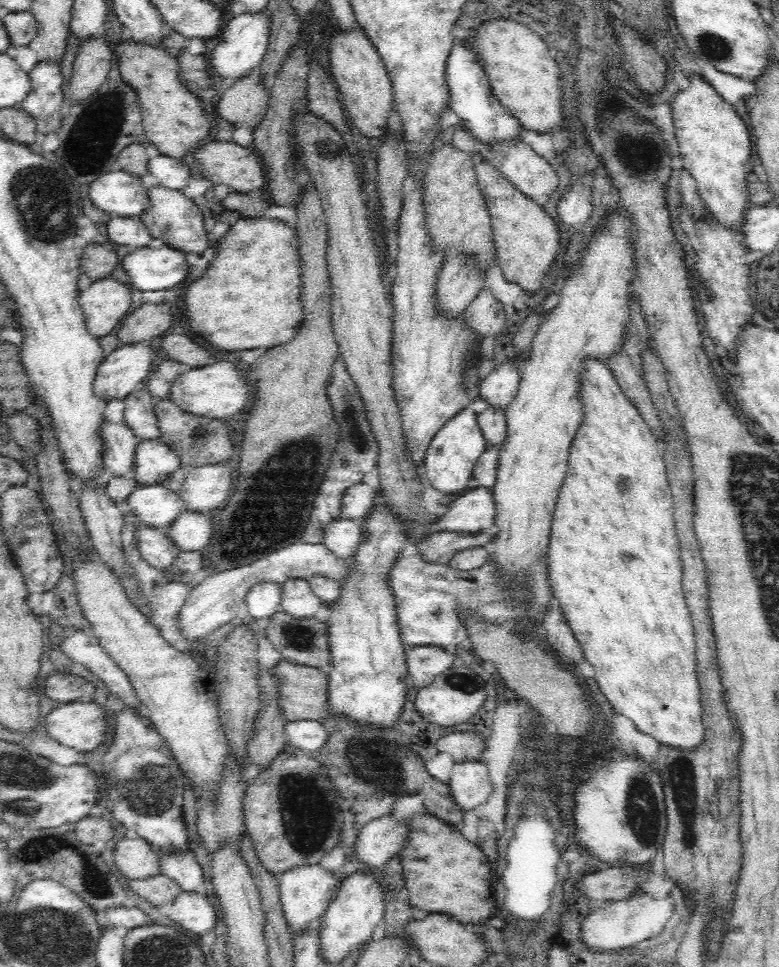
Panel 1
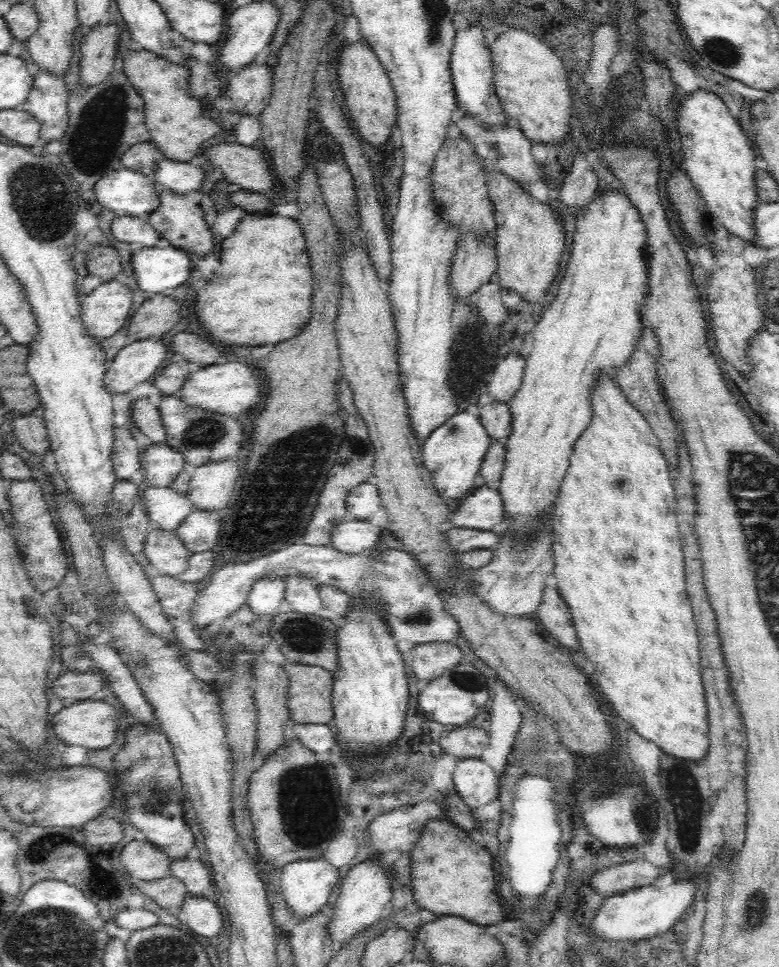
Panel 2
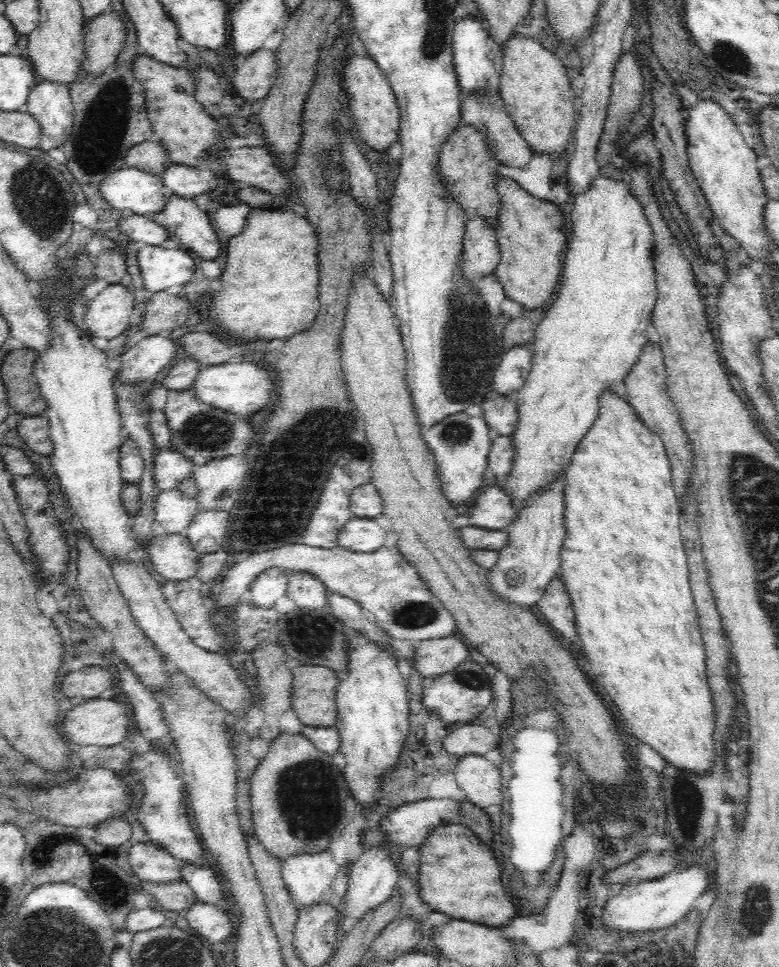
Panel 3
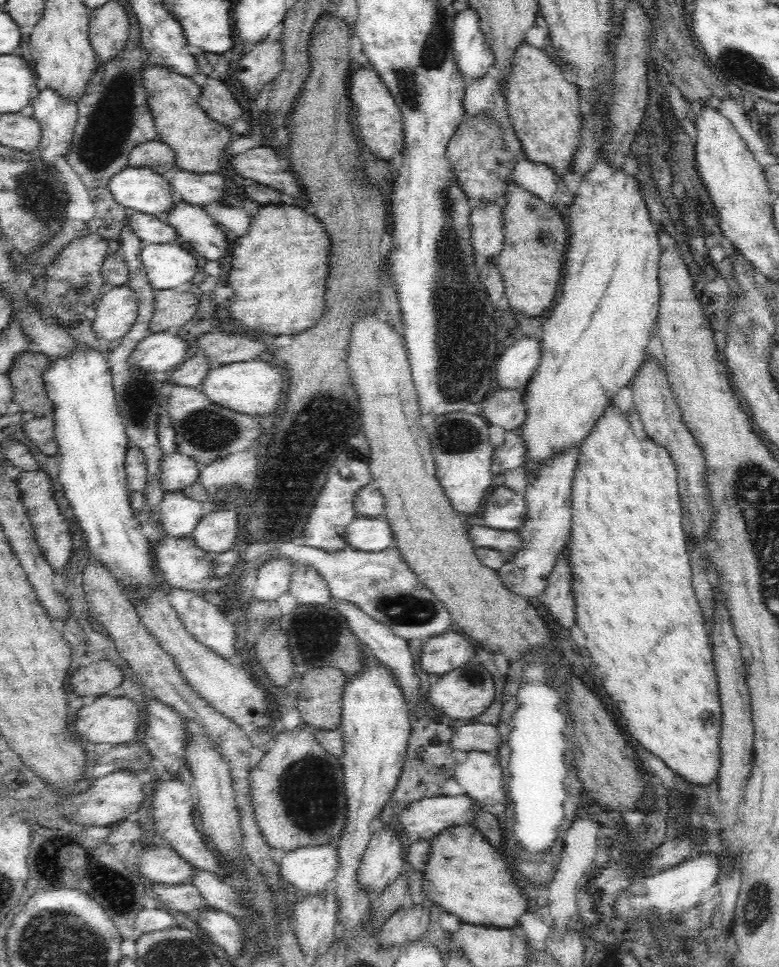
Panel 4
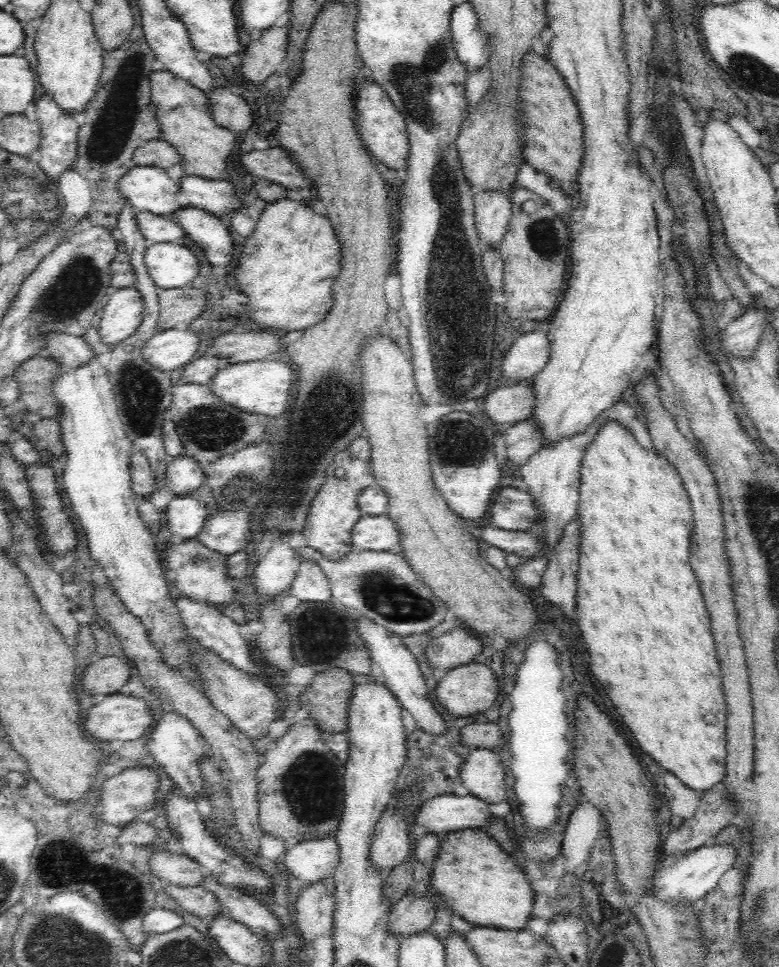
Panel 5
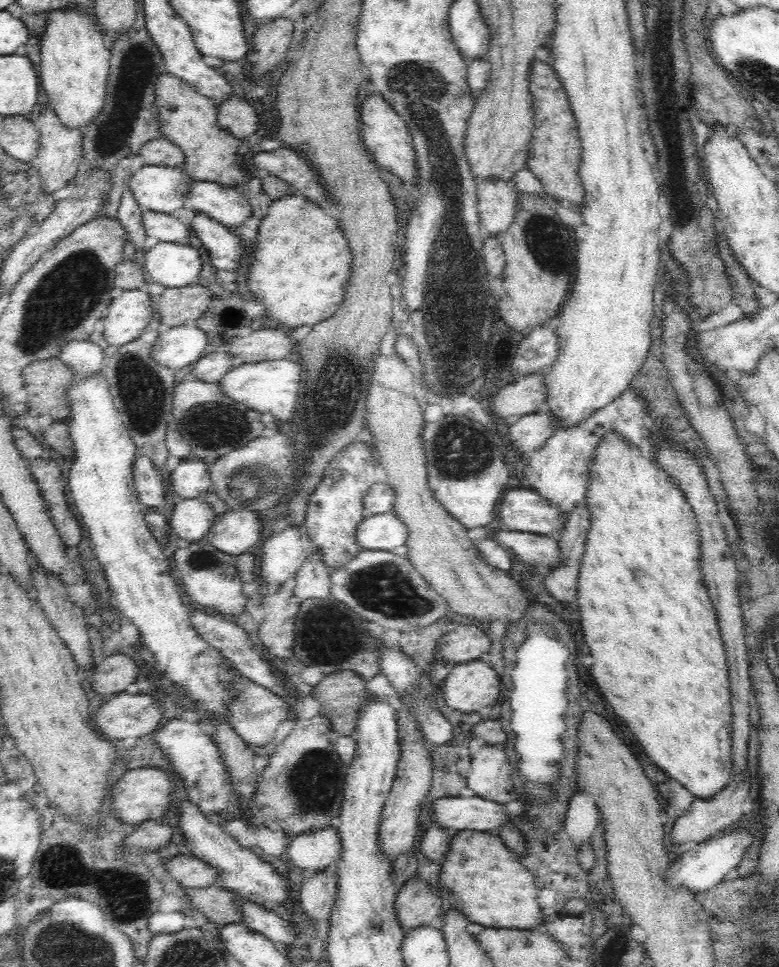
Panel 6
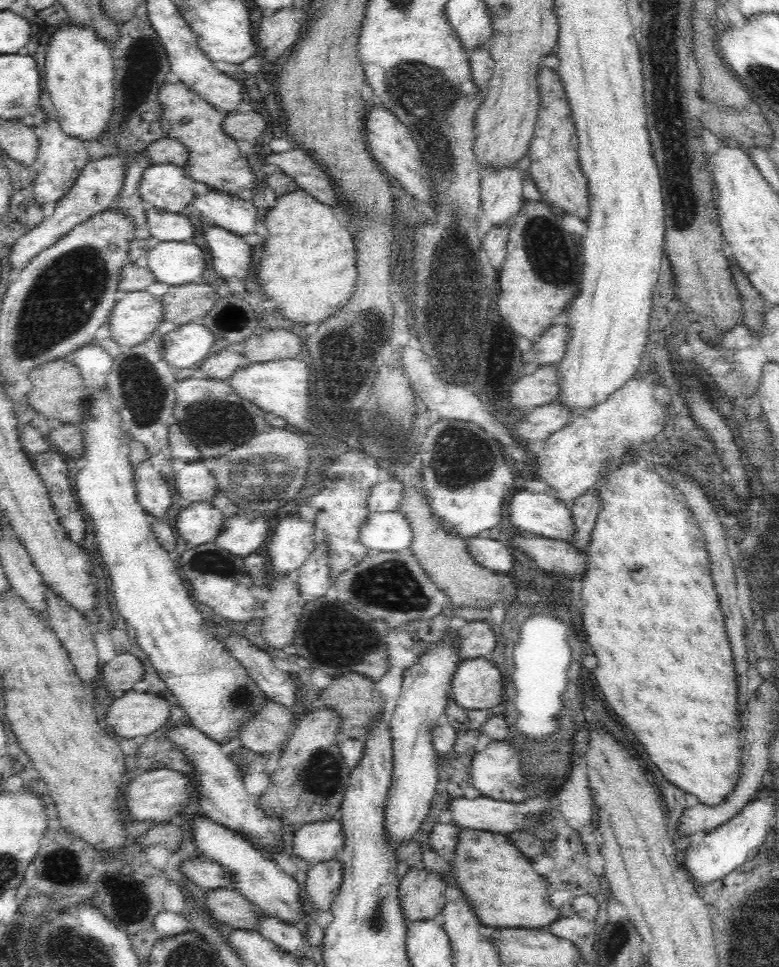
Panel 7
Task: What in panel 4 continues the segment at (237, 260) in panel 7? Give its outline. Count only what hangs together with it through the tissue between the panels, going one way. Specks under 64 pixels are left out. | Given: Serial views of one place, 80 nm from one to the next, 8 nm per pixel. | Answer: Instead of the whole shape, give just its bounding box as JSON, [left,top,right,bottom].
[159,202,226,261]

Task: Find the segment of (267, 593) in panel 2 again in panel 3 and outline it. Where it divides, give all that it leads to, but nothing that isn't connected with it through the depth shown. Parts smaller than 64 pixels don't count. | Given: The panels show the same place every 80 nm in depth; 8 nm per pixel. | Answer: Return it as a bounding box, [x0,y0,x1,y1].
[249,568,288,609]

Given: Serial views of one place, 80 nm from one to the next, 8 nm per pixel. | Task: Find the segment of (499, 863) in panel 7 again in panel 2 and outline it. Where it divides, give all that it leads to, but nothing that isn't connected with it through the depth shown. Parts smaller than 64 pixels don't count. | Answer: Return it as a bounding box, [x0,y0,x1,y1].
[408,789,508,927]

